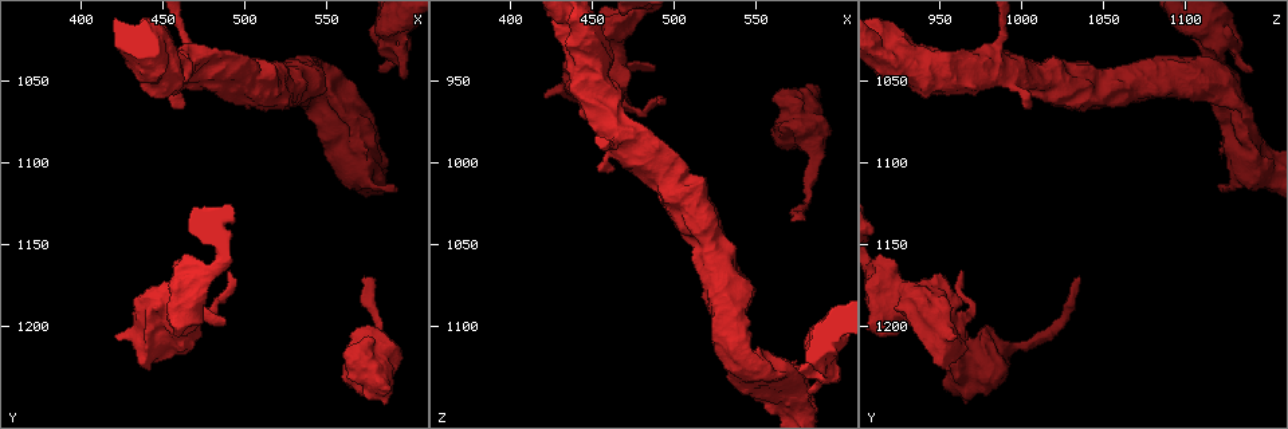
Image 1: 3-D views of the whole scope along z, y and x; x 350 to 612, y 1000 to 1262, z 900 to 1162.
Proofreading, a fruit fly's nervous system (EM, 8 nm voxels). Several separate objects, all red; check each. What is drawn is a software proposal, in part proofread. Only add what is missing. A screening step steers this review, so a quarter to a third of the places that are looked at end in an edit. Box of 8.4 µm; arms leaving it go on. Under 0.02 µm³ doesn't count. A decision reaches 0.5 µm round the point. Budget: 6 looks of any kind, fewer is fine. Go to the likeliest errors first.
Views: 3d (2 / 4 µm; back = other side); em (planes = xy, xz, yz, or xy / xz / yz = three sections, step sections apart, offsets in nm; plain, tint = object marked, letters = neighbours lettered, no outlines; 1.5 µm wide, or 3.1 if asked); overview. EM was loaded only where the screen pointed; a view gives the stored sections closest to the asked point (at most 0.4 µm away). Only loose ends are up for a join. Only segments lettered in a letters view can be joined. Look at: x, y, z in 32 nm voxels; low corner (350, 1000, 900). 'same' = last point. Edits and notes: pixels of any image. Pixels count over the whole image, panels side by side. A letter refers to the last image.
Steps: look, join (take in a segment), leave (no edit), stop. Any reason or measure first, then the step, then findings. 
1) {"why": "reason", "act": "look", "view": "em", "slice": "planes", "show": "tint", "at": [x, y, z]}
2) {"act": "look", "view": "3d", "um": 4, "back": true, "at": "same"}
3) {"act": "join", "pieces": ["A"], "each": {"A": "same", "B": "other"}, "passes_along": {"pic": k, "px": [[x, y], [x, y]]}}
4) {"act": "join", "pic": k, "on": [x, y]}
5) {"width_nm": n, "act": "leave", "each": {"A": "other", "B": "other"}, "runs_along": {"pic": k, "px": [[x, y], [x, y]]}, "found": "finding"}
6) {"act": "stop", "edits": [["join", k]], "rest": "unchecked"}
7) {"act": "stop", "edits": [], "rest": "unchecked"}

{"why": "branch stops here", "act": "look", "view": "3d", "um": 2, "at": [572, 1172, 1036]}

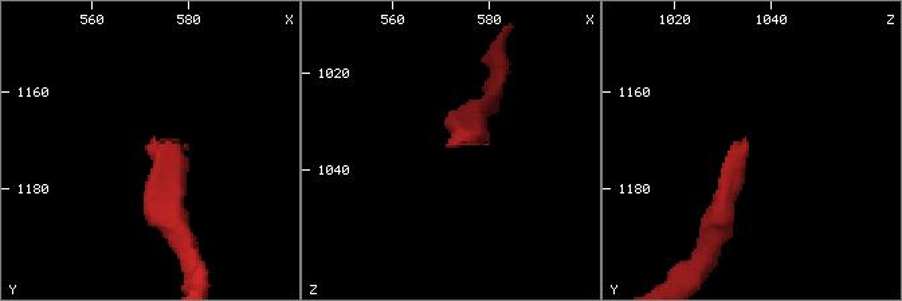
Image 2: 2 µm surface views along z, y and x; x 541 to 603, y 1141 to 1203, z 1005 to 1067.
{"why": "need the tissue", "act": "look", "view": "em", "slice": "planes", "show": "letters", "at": [573, 1174, 1036]}

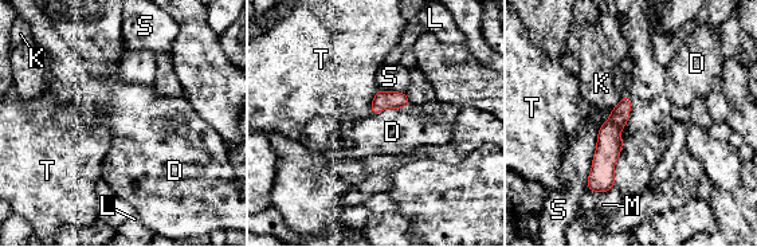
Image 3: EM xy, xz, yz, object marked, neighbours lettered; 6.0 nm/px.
{"act": "leave", "each": {"D": "other", "K": "other", "L": "other", "M": "other", "S": "other", "T": "other"}, "runs_along": {"pic": 3, "px": [[626, 98], [592, 187]]}, "found": "no lettered segment goes on from it"}

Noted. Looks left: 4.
{"why": "thick end", "act": "look", "view": "em", "slice": "planes", "show": "letters", "at": [578, 1236, 954]}

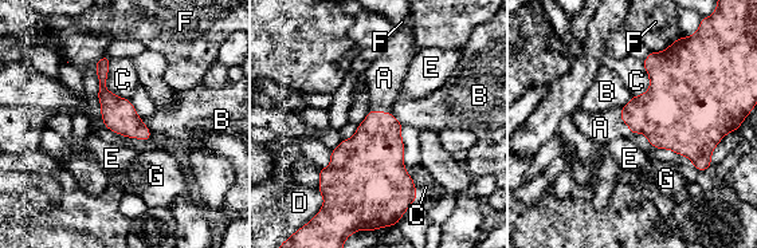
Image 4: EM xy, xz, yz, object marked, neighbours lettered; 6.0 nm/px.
{"act": "join", "pieces": ["A"], "each": {"A": "same", "B": "other", "C": "other", "D": "other", "E": "other", "F": "other", "G": "other"}, "passes_along": {"pic": 4, "px": [[663, 113], [623, 121], [600, 128]]}, "found": "it goes on there"}

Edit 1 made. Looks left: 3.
{"why": "an open end", "act": "look", "view": "em", "slice": "planes", "show": "letters", "at": [462, 1068, 1006]}

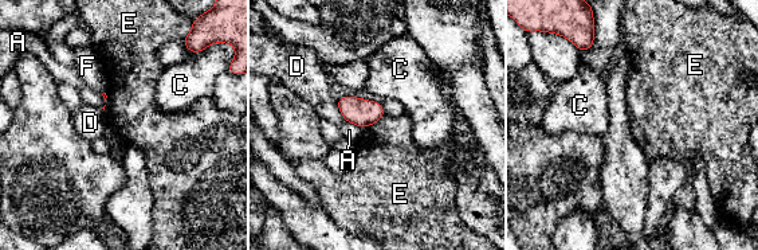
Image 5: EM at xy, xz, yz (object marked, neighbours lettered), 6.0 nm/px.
{"act": "leave", "each": {"A": "other", "C": "other", "D": "other", "E": "other", "F": "other"}, "found": "none of them fits"}

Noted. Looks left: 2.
{"act": "stop", "edits": [["join", 4]], "rest": "unchecked"}

